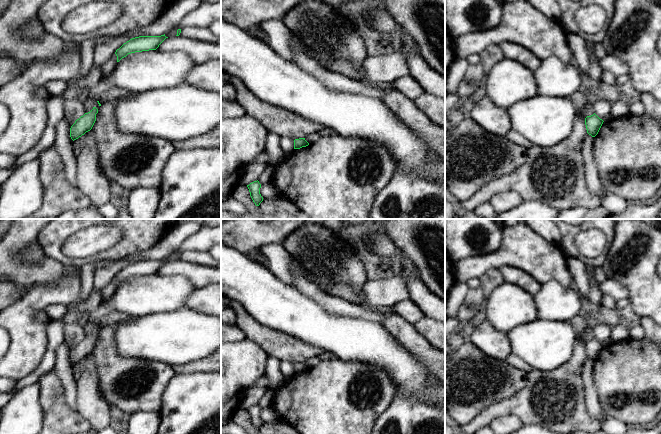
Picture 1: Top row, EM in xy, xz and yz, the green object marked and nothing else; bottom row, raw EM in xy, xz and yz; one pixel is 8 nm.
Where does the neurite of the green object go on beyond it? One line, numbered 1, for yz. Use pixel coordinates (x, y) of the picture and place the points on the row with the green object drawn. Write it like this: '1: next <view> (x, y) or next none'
1: next none

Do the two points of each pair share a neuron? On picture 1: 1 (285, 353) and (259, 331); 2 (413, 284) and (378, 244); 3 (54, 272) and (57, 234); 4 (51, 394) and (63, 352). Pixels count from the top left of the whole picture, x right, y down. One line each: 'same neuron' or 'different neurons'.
1: same neuron
2: same neuron
3: different neurons
4: different neurons

